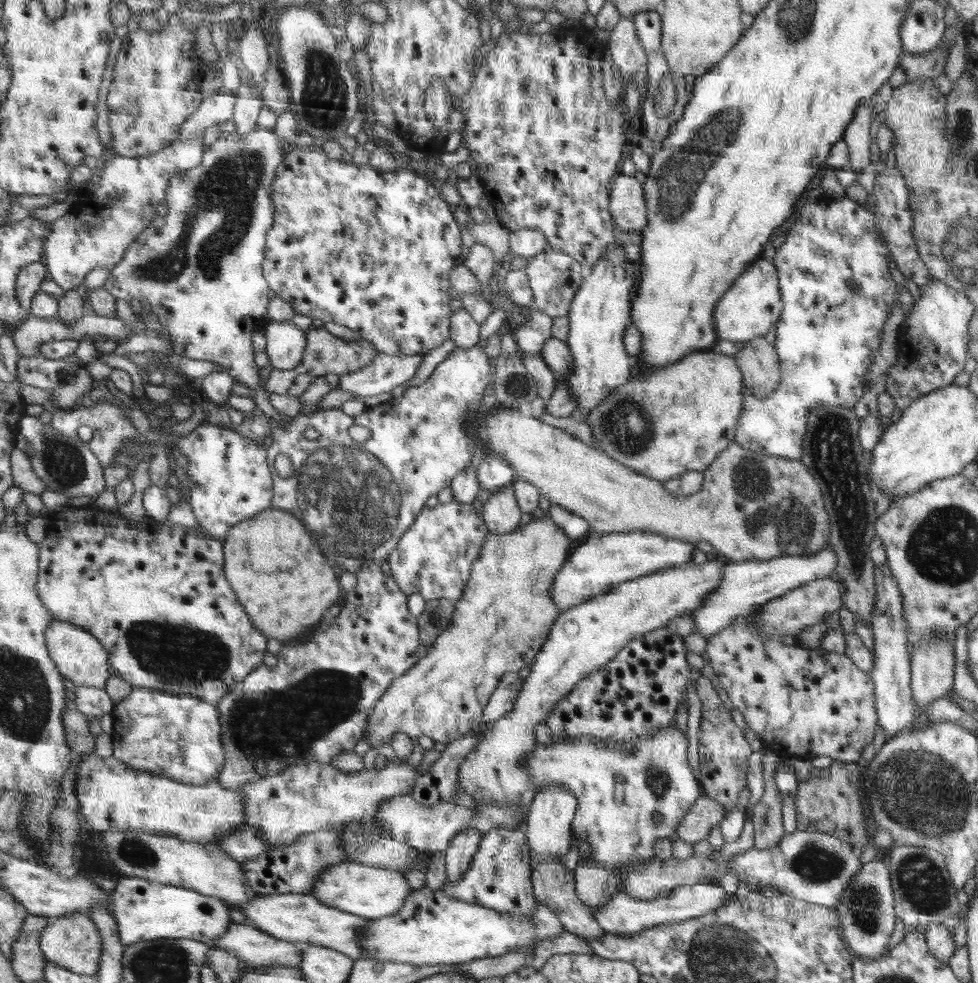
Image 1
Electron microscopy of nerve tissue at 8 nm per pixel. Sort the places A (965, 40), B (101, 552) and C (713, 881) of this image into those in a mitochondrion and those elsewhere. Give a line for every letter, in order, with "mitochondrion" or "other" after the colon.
A: other
B: other
C: other

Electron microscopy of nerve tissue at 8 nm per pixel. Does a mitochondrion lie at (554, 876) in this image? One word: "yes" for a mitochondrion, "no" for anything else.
yes

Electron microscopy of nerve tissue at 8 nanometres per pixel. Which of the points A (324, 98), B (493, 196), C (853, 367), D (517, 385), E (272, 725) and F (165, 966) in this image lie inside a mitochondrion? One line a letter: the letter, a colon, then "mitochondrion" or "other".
A: mitochondrion
B: other
C: other
D: mitochondrion
E: mitochondrion
F: mitochondrion

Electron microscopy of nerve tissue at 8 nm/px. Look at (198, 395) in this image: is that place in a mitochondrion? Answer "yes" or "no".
no

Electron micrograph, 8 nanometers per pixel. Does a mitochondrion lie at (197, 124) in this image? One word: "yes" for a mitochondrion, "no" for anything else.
no

